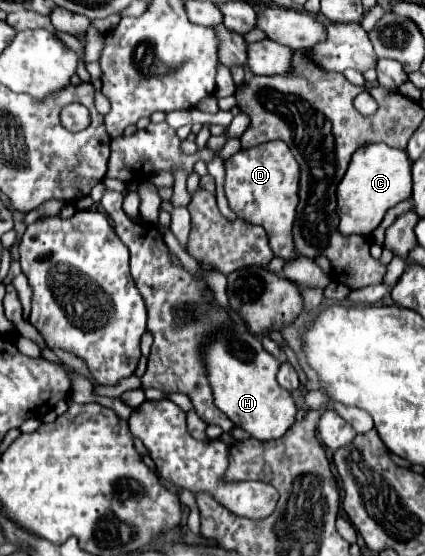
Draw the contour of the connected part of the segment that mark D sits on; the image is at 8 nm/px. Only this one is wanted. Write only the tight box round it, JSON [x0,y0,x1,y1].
[224,142,298,260]

